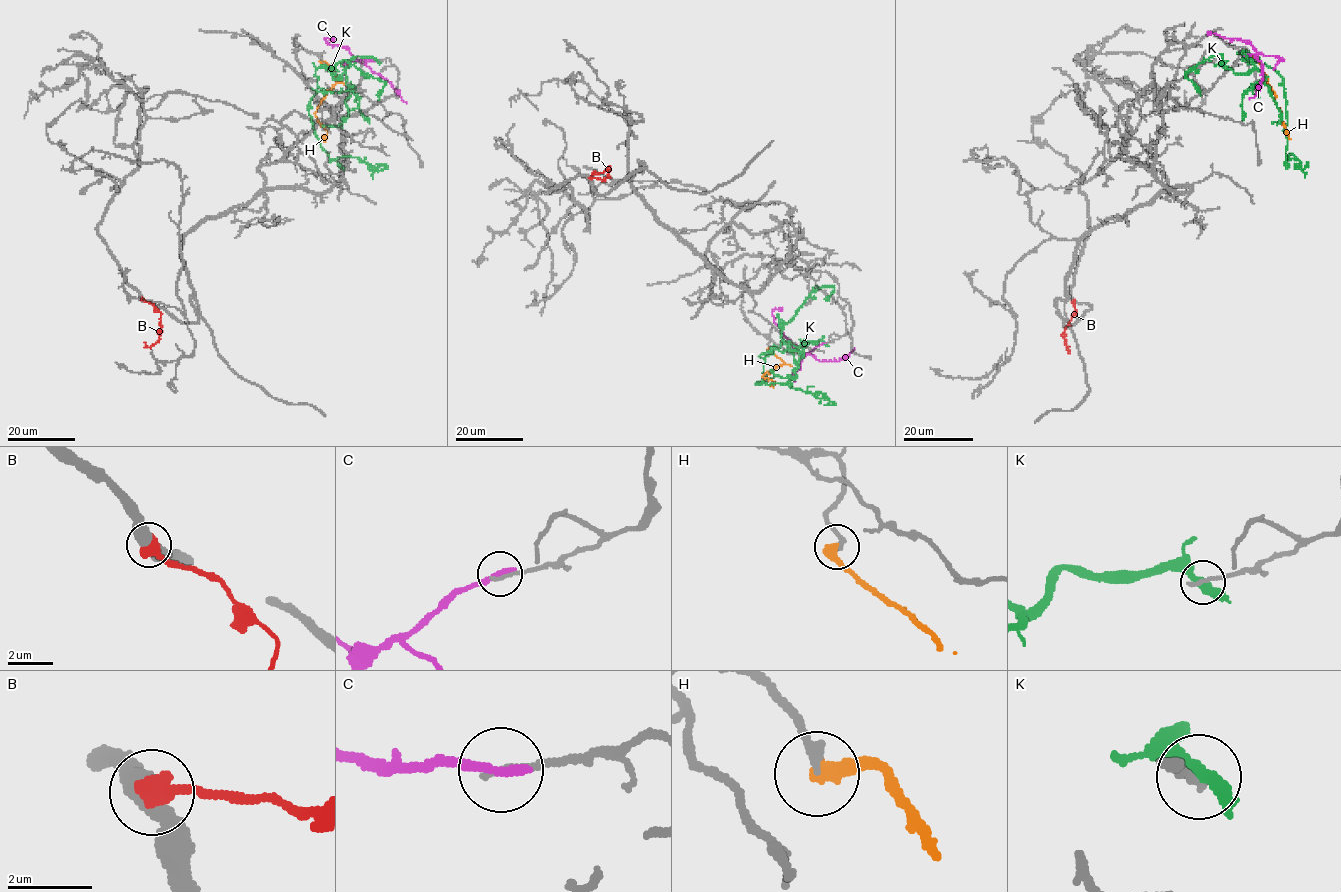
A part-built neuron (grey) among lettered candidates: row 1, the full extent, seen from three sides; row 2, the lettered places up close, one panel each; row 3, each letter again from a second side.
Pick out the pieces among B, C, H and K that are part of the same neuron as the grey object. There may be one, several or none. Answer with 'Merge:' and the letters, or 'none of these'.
Merge: none of these

